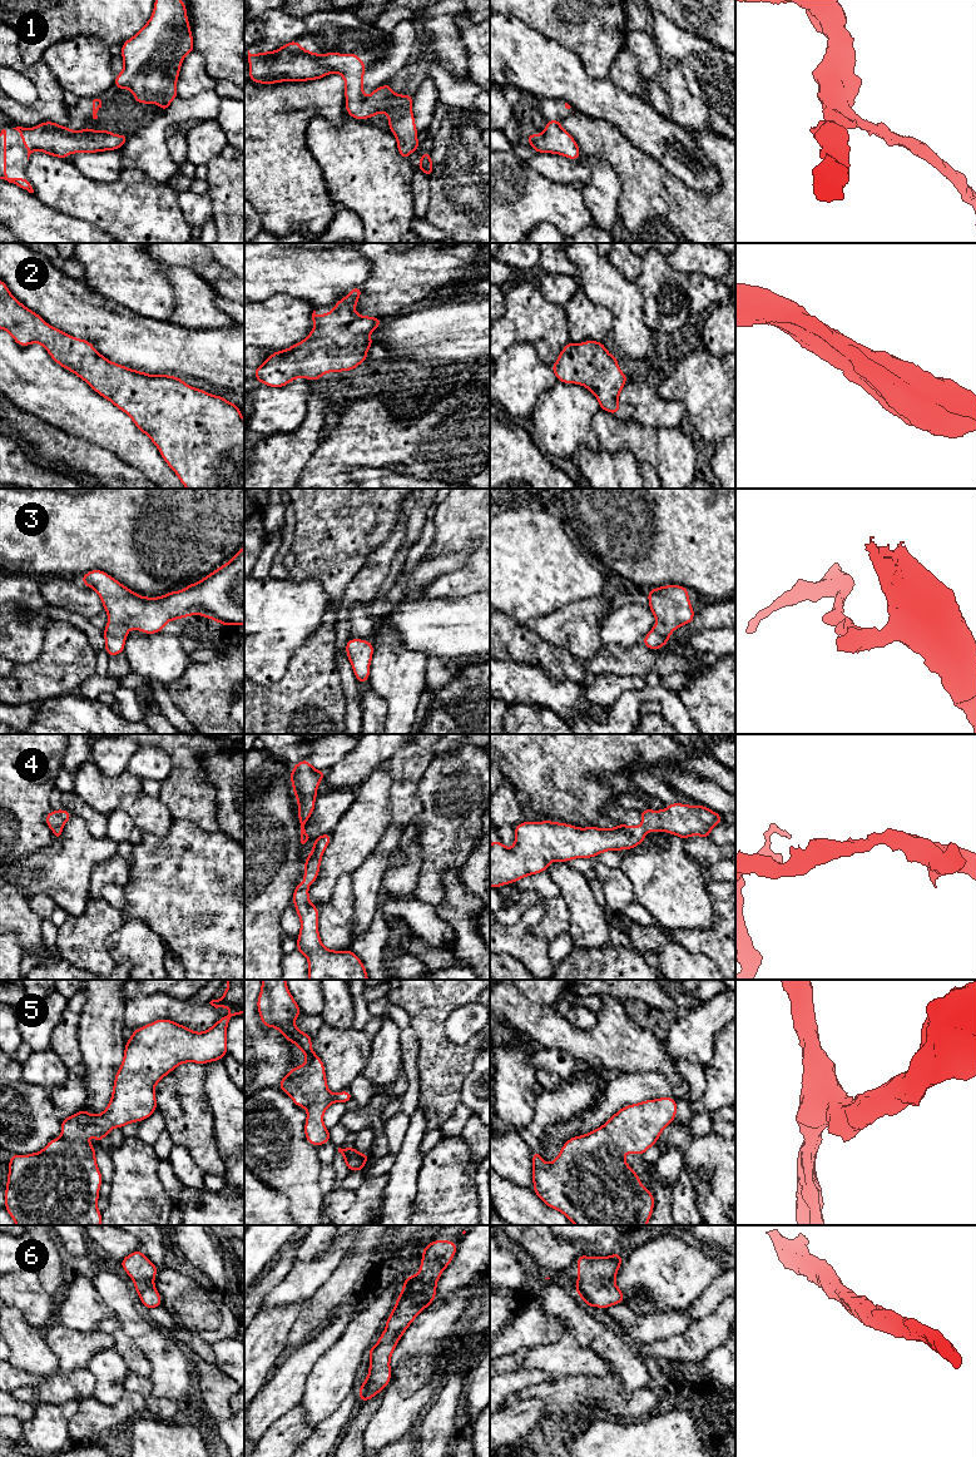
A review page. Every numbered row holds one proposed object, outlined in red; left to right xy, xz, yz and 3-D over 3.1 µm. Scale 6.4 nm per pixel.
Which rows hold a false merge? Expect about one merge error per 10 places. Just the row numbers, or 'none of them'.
none of them

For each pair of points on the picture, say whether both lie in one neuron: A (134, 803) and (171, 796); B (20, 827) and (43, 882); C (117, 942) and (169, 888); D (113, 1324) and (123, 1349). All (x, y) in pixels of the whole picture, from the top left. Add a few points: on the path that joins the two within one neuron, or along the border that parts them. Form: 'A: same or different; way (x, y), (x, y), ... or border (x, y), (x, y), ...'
A: different; border (158, 797), (173, 819)
B: different; border (41, 850), (25, 853), (16, 862)
C: different; border (125, 917), (143, 920), (162, 938)
D: same; way (115, 1331), (123, 1343)

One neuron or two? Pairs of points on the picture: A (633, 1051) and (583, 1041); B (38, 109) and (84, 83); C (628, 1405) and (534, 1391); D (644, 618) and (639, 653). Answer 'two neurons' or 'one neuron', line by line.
A: one neuron
B: two neurons
C: one neuron
D: two neurons

